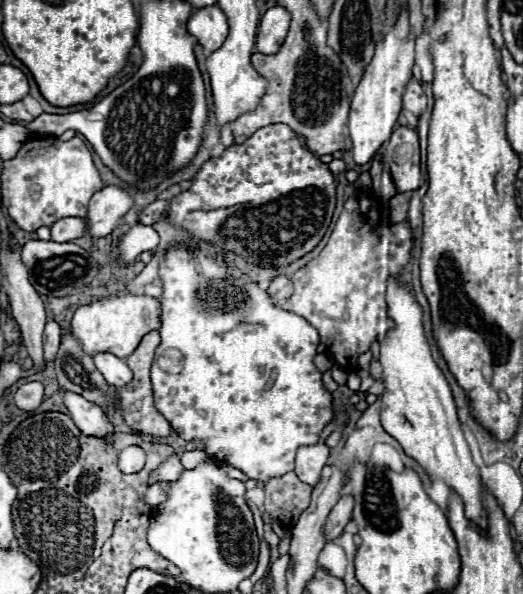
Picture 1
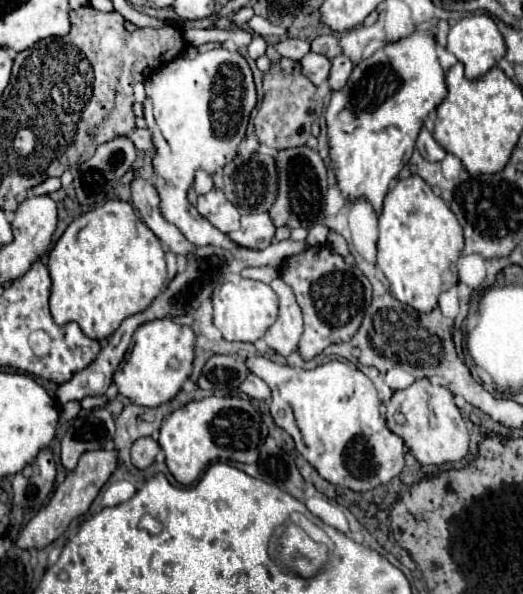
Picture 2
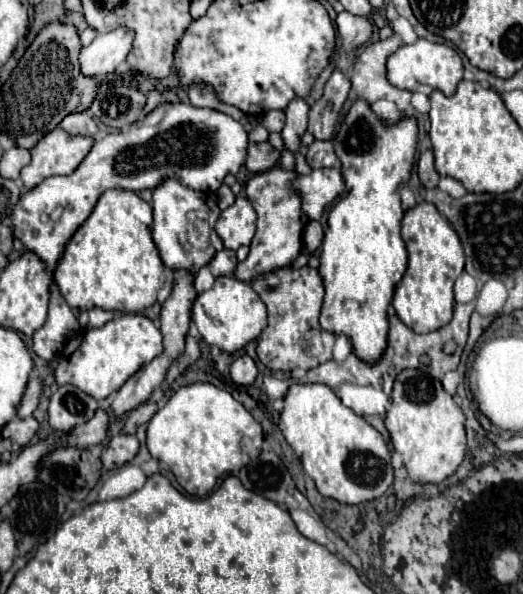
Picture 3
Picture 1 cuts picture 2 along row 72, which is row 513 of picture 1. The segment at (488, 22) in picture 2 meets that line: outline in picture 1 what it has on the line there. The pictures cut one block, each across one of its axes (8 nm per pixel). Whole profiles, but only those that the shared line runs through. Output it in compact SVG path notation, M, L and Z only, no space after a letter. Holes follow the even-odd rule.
M388 278L386 302L388 318L394 322L394 328L388 330L386 338L380 342L380 364L384 368L382 426L392 438L400 442L404 452L430 474L432 480L444 480L462 496L468 520L476 522L480 528L486 528L480 468L472 462L448 380L432 358L432 350L424 334L422 308L402 278Z

